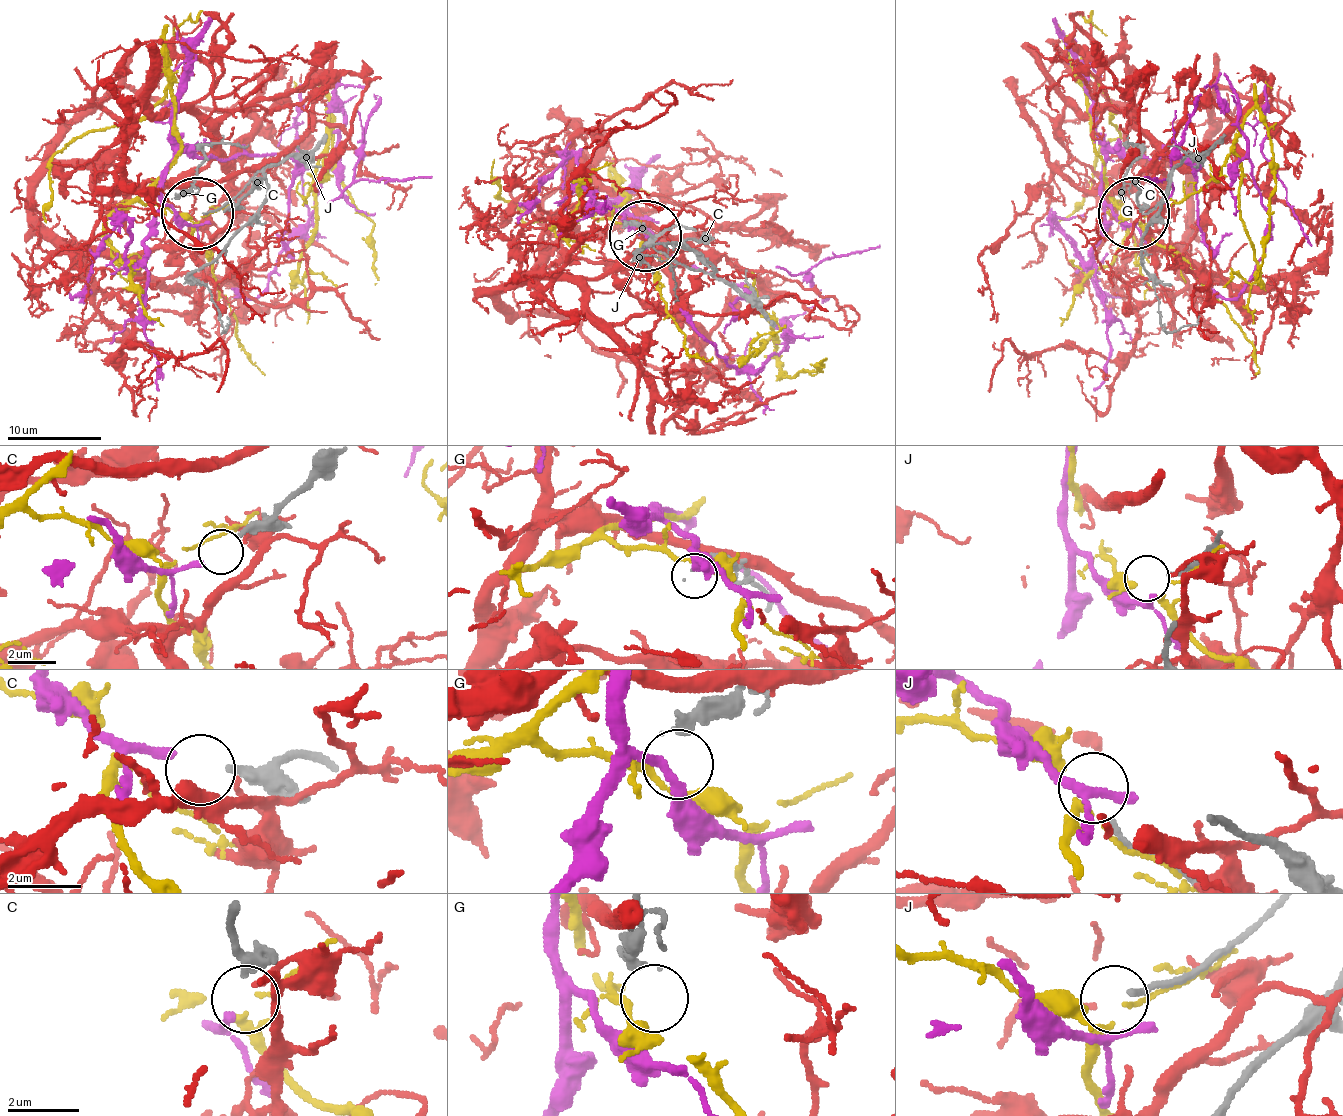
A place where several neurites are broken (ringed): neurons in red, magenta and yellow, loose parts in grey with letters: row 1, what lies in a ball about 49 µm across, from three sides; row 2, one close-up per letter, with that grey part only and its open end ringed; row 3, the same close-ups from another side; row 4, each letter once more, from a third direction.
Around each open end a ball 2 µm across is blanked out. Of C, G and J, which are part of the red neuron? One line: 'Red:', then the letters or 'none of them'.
Red: none of them

